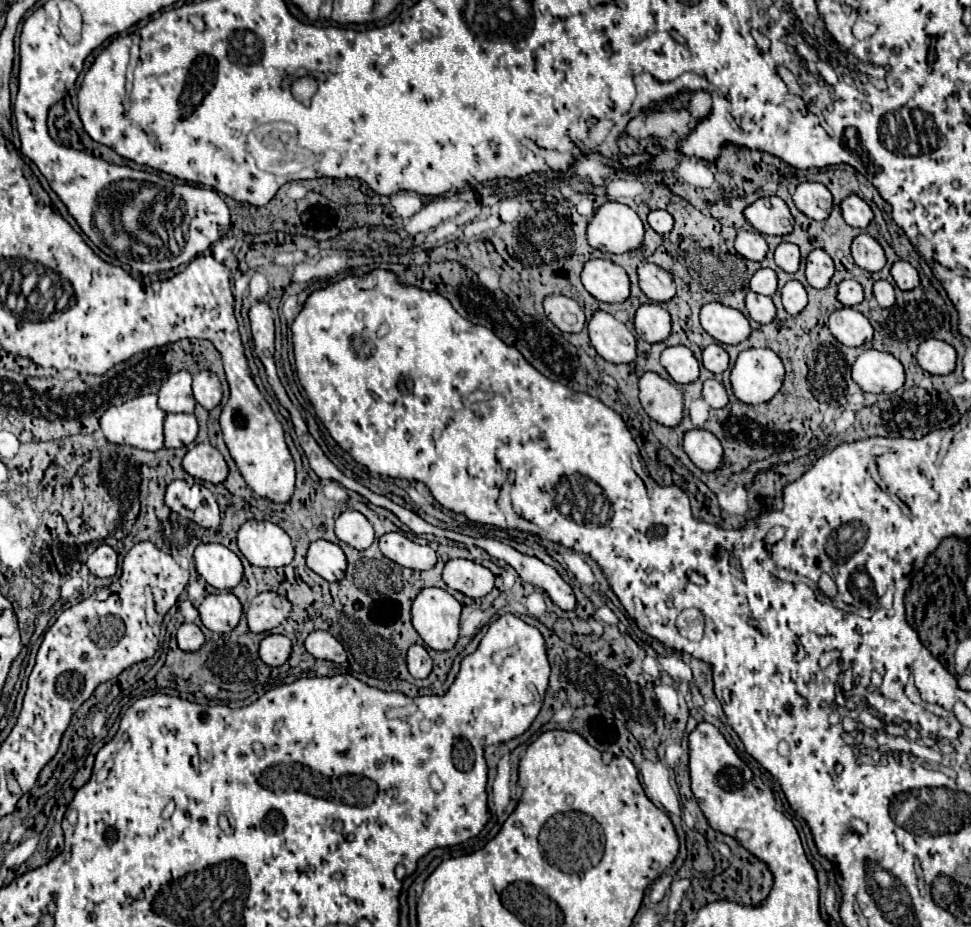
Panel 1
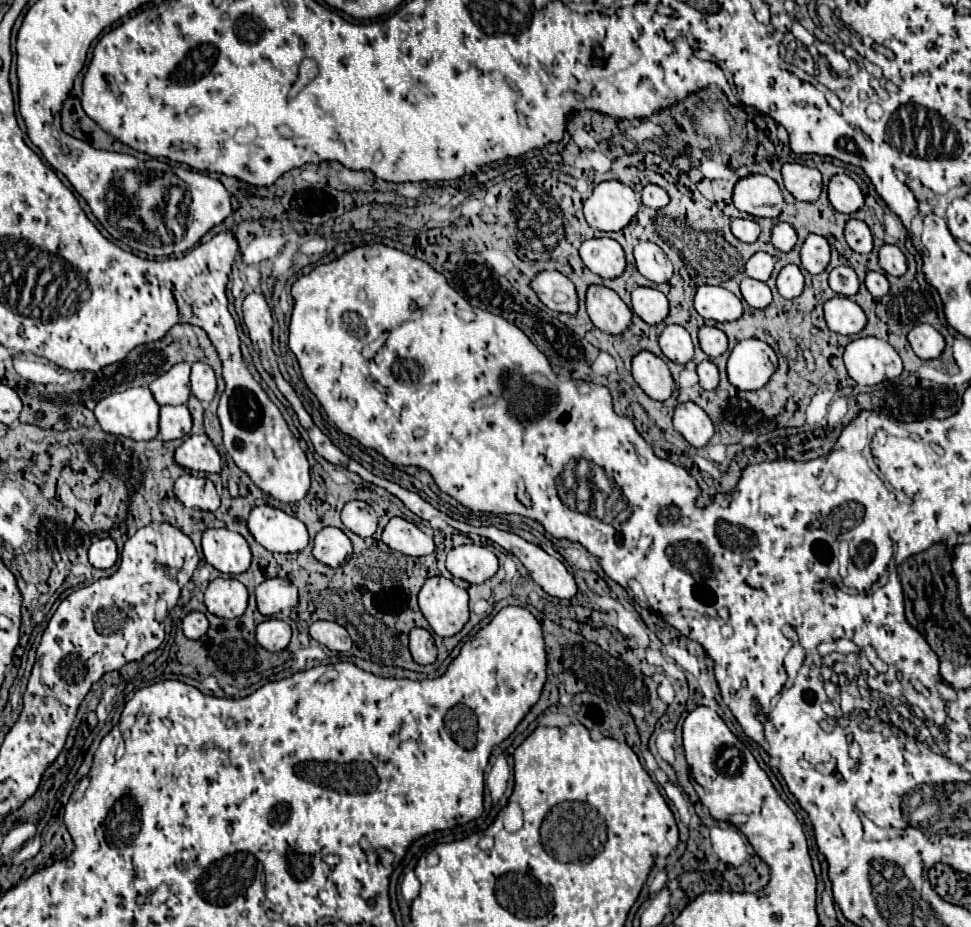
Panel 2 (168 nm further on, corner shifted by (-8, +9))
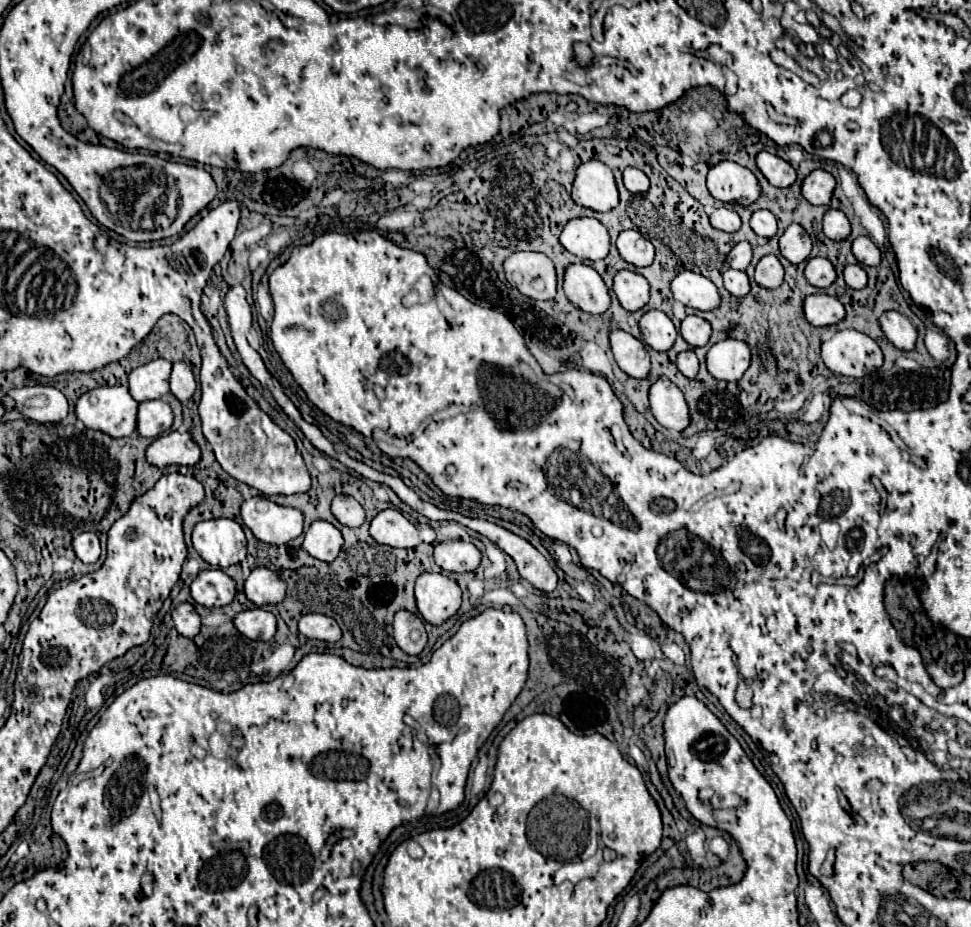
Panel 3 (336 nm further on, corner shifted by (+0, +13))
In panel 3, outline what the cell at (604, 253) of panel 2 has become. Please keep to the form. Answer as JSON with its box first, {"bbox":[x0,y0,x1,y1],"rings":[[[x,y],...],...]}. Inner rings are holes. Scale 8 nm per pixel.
{"bbox":[560,217,610,261],"rings":[[[590,217],[572,219],[562,235],[560,243],[582,261],[600,261],[610,251],[610,235],[608,229]]]}

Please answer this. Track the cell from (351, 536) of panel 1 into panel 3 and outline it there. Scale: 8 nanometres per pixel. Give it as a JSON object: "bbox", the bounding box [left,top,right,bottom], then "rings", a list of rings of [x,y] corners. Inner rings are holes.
{"bbox":[332,495,366,527],"rings":[[[336,495],[334,497],[332,513],[346,527],[360,527],[366,519],[362,505],[354,497],[348,497],[348,495]]]}

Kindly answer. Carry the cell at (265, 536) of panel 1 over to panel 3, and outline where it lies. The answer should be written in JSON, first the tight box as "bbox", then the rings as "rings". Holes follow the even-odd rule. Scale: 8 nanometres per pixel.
{"bbox":[242,495,302,545],"rings":[[[258,495],[242,503],[242,521],[256,539],[270,545],[284,545],[302,535],[302,513],[292,507],[280,507],[268,497]]]}

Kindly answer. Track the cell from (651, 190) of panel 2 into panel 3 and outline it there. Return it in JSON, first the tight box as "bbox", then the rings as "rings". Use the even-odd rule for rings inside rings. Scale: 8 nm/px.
{"bbox":[624,167,650,195],"rings":[[[628,167],[624,171],[624,185],[632,195],[644,195],[644,191],[648,191],[650,187],[650,179],[640,169]]]}

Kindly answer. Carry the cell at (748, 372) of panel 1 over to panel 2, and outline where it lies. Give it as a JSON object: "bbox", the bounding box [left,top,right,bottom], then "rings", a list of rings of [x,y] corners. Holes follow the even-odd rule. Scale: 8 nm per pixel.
{"bbox":[726,339,776,391],"rings":[[[744,339],[730,351],[726,373],[734,387],[752,391],[766,385],[776,371],[776,365],[776,353],[768,343],[760,339]]]}

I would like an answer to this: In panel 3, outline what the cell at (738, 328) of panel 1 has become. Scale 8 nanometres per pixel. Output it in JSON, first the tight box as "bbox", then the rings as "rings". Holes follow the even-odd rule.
{"bbox":[672,271,722,311],"rings":[[[682,271],[672,281],[672,293],[676,301],[698,311],[718,309],[722,301],[716,285],[704,275],[698,275],[694,271]]]}

